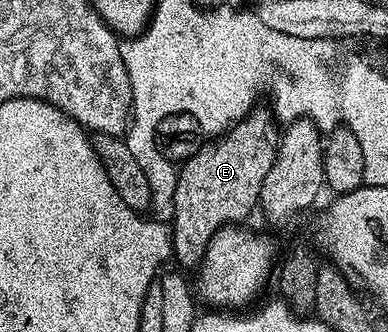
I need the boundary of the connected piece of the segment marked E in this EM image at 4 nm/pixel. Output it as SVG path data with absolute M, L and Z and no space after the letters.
M255 107L243 120L238 120L229 132L217 137L213 142L203 143L201 150L192 154L181 165L178 181L174 184L174 234L173 259L183 264L183 269L197 269L202 263L204 254L219 230L227 226L238 226L250 216L250 211L259 207L260 190L264 186L264 178L268 178L268 170L272 170L272 162L276 162L280 124L273 111Z

